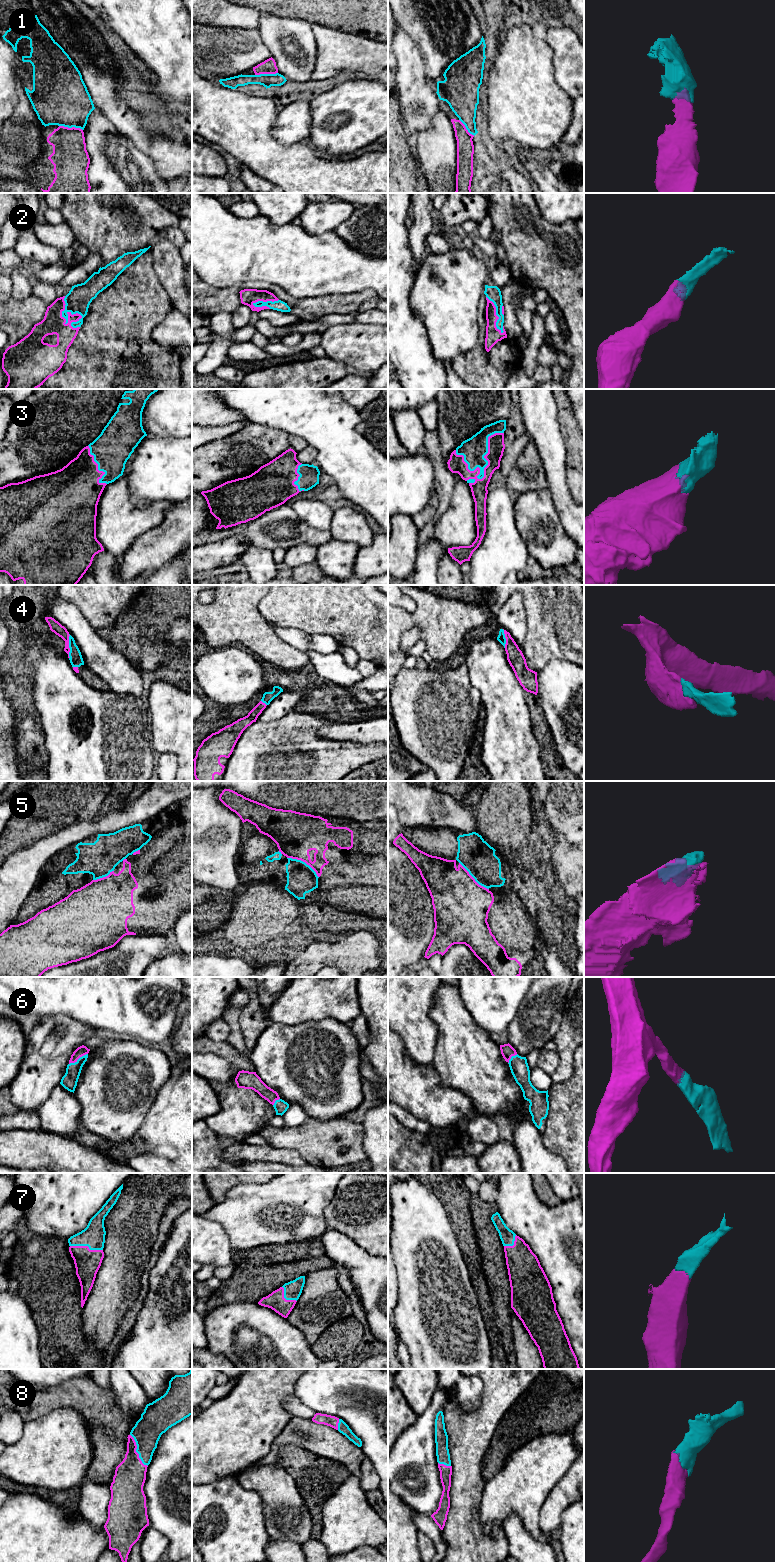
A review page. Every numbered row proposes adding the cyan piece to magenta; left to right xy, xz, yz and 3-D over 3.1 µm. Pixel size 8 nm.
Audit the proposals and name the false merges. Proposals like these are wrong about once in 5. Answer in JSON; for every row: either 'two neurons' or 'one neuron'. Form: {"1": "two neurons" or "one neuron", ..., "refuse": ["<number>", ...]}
{"1": "one neuron", "2": "one neuron", "3": "one neuron", "4": "one neuron", "5": "two neurons", "6": "one neuron", "7": "one neuron", "8": "one neuron", "refuse": ["5"]}

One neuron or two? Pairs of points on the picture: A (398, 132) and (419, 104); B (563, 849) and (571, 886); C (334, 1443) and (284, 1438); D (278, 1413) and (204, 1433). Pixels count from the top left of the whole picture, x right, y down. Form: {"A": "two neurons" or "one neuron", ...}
{"A": "two neurons", "B": "one neuron", "C": "one neuron", "D": "one neuron"}

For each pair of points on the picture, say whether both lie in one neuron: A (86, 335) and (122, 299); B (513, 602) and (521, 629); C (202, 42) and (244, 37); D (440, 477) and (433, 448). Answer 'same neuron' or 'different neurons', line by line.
A: same neuron
B: same neuron
C: same neuron
D: same neuron

